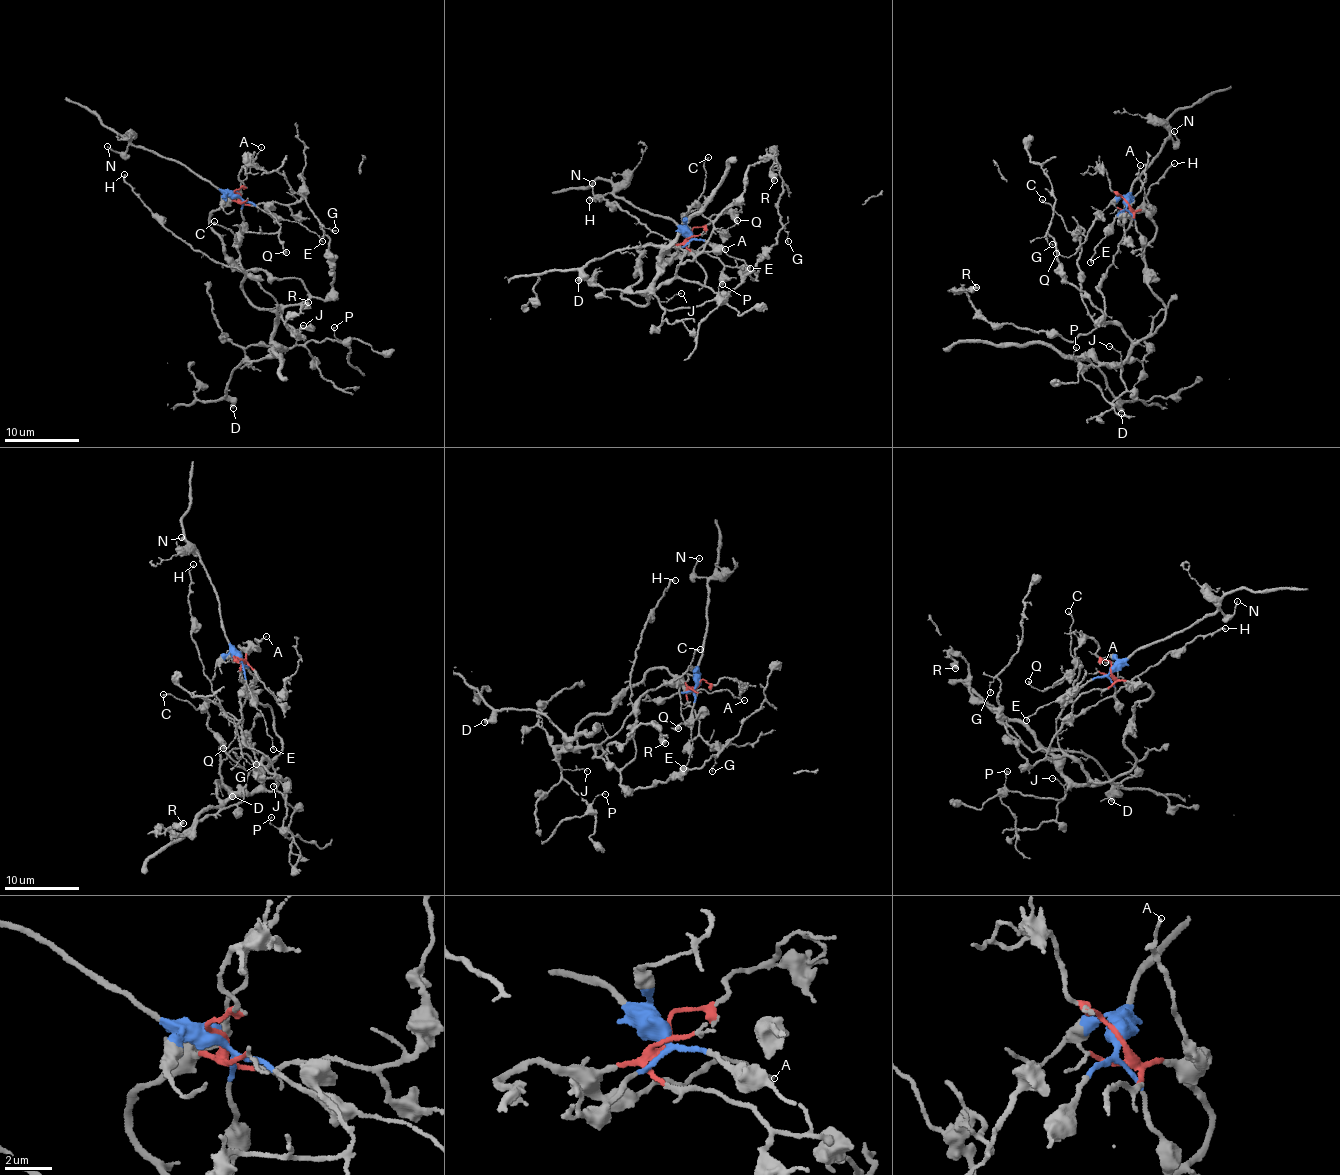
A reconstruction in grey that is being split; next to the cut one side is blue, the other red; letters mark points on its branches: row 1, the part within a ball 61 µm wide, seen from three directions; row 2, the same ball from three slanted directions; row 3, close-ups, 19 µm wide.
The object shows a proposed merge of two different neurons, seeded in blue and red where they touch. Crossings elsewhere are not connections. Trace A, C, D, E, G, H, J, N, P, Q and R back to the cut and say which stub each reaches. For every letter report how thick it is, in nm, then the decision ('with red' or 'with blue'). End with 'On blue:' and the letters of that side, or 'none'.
A: 80 nm thick; with red
C: 180 nm thick; with red
D: 460 nm thick; with red
E: 150 nm thick; with blue
G: 120 nm thick; with red
H: 170 nm thick; with red
J: 90 nm thick; with red
N: 140 nm thick; with blue
P: 120 nm thick; with red
Q: 150 nm thick; with red
R: 500 nm thick; with red
On blue: E, N

